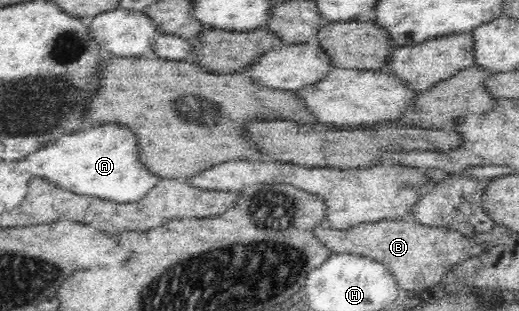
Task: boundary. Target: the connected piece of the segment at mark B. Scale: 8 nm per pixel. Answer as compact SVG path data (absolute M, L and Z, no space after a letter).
M384 219L378 222L362 222L352 228L346 230L330 229L325 225L318 225L314 228L315 238L323 244L325 248L328 248L333 254L356 254L364 257L368 257L371 260L384 264L393 278L397 282L397 286L400 290L426 290L426 288L432 288L442 282L444 274L447 274L454 266L457 266L460 262L463 262L469 257L480 255L483 251L486 251L489 246L486 243L478 243L473 240L472 237L466 237L458 231L448 231L443 228L426 226L420 223L416 223L411 219Z

